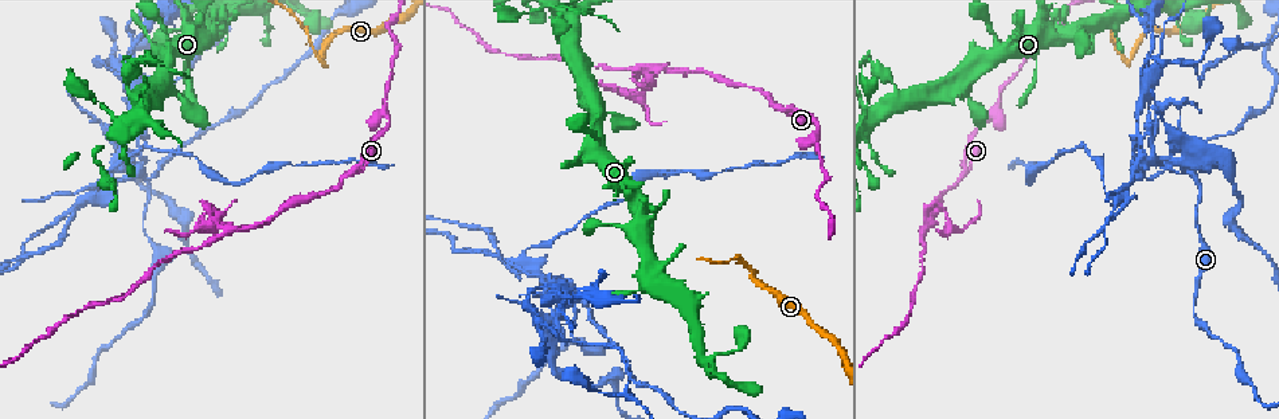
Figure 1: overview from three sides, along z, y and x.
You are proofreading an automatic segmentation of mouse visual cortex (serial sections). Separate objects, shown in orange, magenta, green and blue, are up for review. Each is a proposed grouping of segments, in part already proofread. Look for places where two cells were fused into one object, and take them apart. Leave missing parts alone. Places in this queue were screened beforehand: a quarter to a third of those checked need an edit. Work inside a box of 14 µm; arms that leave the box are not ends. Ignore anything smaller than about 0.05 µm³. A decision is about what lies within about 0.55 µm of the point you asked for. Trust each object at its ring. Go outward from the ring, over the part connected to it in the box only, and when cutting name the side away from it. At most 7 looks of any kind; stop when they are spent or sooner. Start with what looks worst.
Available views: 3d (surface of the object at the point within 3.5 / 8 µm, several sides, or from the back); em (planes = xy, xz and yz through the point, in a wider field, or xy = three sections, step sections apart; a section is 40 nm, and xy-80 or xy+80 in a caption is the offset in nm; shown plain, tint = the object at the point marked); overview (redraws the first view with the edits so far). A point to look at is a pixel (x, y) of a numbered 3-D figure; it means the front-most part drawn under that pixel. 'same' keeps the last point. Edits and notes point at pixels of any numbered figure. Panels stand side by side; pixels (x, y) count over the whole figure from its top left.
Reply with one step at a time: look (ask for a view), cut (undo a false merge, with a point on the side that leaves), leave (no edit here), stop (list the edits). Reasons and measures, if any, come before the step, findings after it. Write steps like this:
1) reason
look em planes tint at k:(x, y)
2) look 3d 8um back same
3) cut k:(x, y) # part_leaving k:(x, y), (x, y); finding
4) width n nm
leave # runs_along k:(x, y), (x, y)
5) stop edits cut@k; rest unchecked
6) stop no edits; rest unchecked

arms part here
look 3d 3.5um at 1:(662, 67)

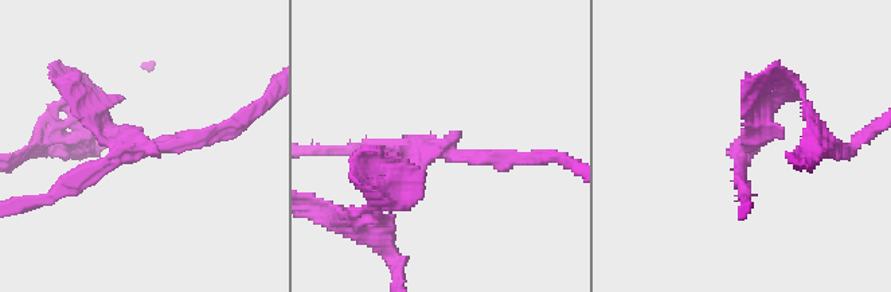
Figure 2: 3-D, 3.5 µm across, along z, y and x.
arms 3; arm_widths 200, 200, 200 nm; need the tissue
look em xy step 5 tint at 2:(438, 148)

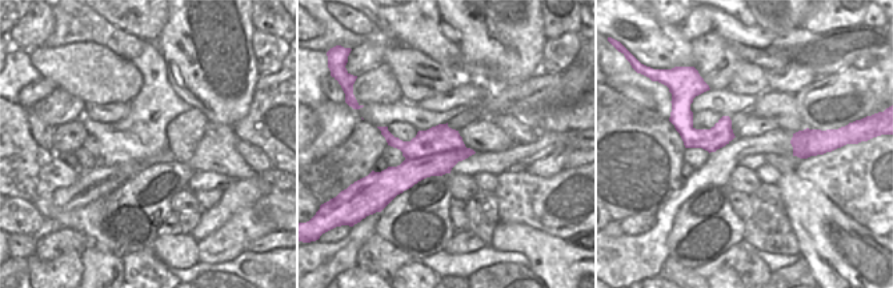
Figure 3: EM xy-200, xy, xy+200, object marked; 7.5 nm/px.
cut 2:(765, 112) # border 3:(465, 147), (405, 160); two cells meet here

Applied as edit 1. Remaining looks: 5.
look overview

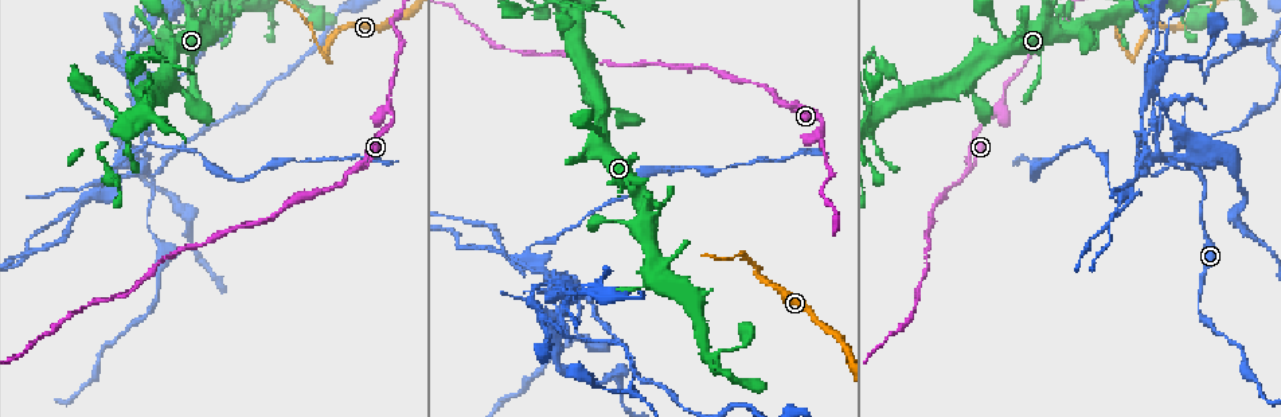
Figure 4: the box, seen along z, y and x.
a fork
look 3d 3.5um at 4:(567, 37)

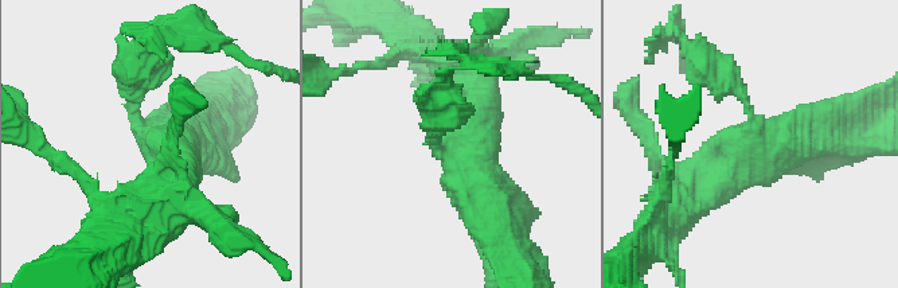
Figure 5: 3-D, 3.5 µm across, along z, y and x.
now the EM
look em xy step 2 tint at 5:(446, 148)

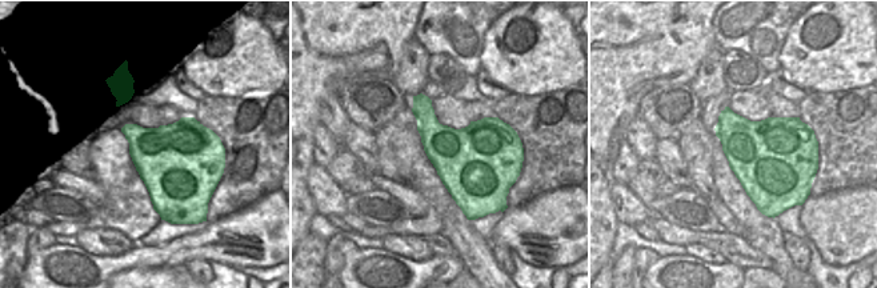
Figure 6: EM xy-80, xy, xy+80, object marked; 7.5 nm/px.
arm_widths 200, 500, 600 nm
leave # runs_along 5:(835, 136), (745, 148), (687, 198); all the same cell

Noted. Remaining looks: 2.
thick turns thin
look 3d 3.5um at 4:(1204, 225)

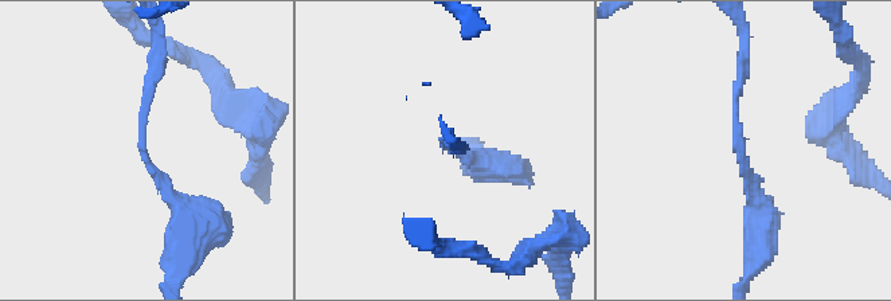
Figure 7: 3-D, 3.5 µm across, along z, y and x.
arm_widths 100, 300 nm
look em xy step 5 tint at 7:(742, 156)

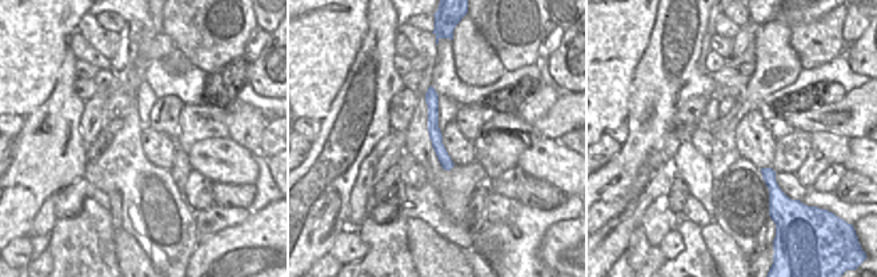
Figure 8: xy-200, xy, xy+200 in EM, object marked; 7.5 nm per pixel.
width 100 nm
leave # runs_along 8:(431, 91), (432, 128), (448, 165); continuous, no second cell

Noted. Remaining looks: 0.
stop edits cut@2; rest unchecked

